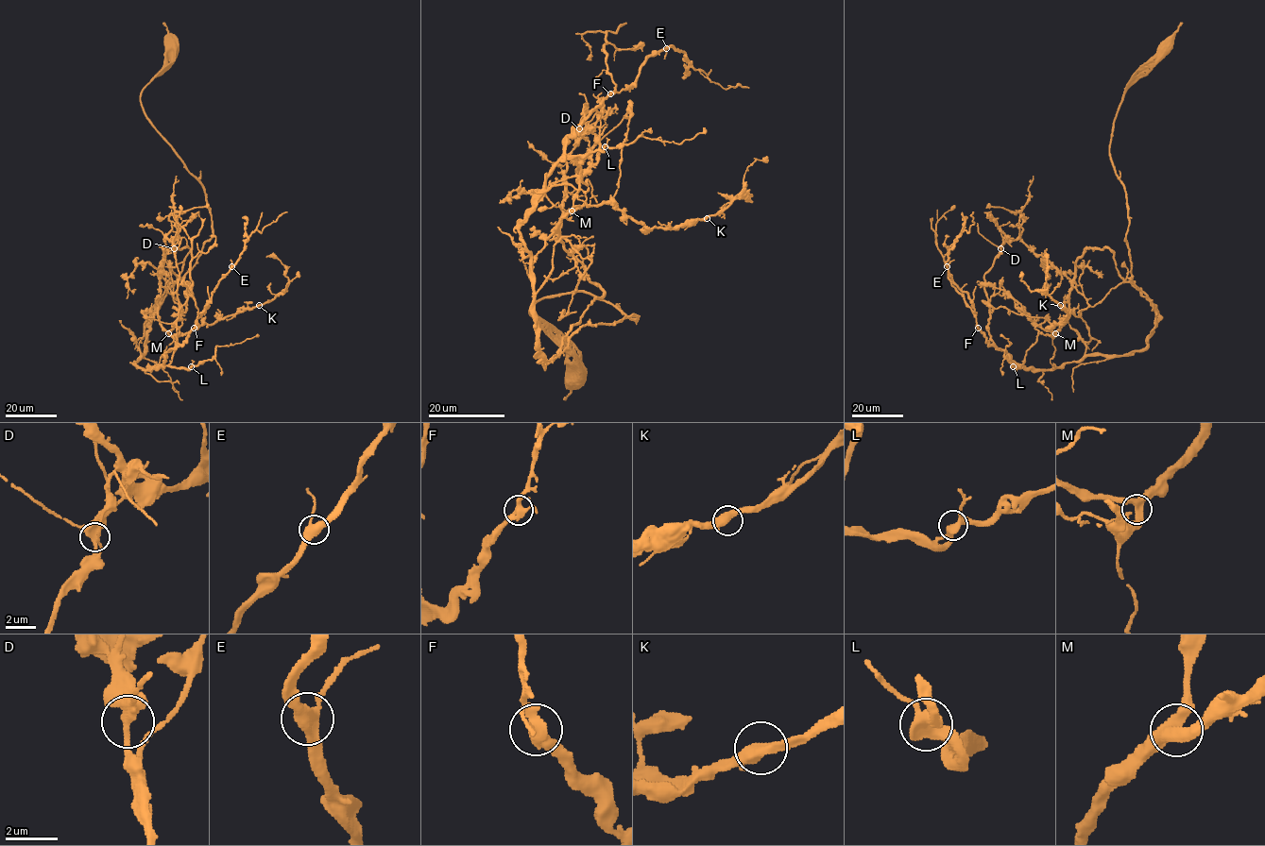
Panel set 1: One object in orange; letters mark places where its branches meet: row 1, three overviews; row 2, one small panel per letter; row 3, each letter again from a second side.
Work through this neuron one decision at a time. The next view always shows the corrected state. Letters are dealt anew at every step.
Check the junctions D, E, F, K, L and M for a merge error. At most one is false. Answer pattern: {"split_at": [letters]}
{"split_at": []}

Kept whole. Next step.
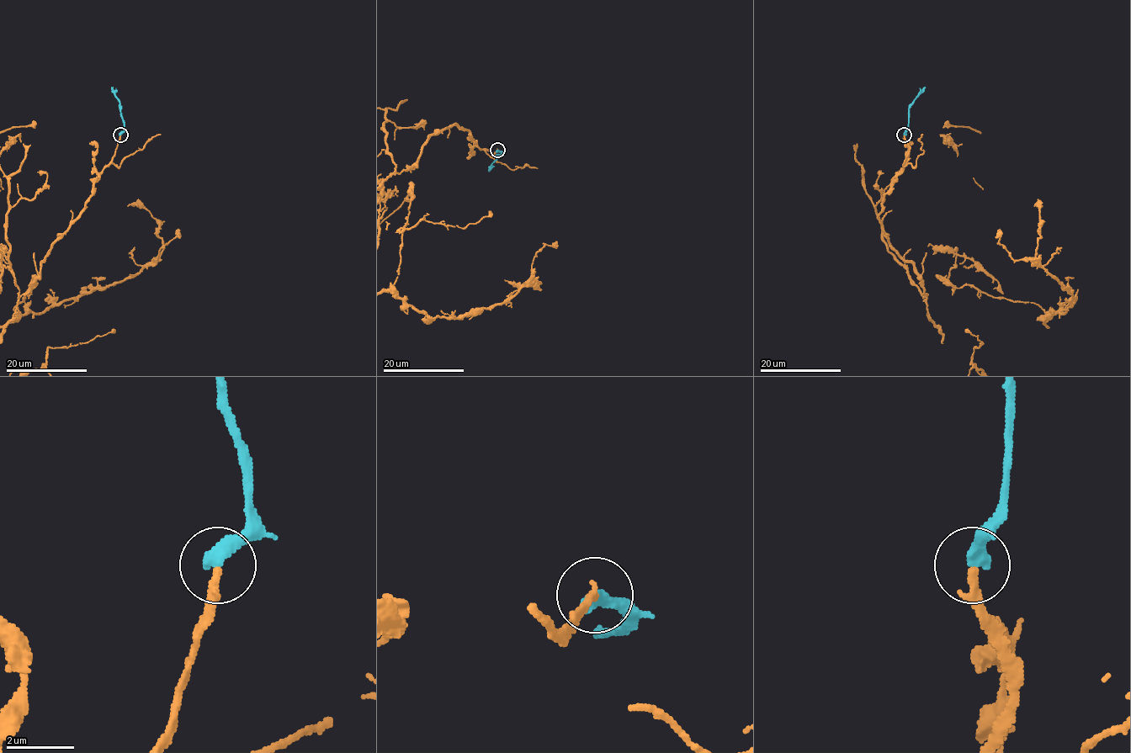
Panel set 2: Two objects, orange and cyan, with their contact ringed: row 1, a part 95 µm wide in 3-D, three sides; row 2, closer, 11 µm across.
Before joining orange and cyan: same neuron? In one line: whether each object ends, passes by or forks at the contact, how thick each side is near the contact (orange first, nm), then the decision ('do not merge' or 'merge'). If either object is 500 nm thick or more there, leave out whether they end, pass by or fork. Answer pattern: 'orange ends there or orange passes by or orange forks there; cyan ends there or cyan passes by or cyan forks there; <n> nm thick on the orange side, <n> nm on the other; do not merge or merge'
orange ends there; cyan ends there; 220 nm thick on the orange side, 460 nm on the other; merge

